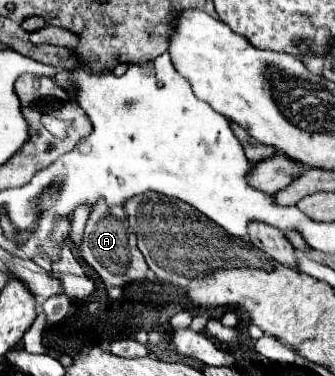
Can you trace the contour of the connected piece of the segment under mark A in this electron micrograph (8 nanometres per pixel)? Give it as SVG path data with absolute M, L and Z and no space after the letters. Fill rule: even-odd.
M98 202L88 218L80 254L98 272L98 276L102 278L102 282L108 288L144 280L144 276L148 272L148 264L136 246L136 234L132 232L132 228L128 224L124 208L114 206L112 210L108 210L108 206L104 206L104 202Z

